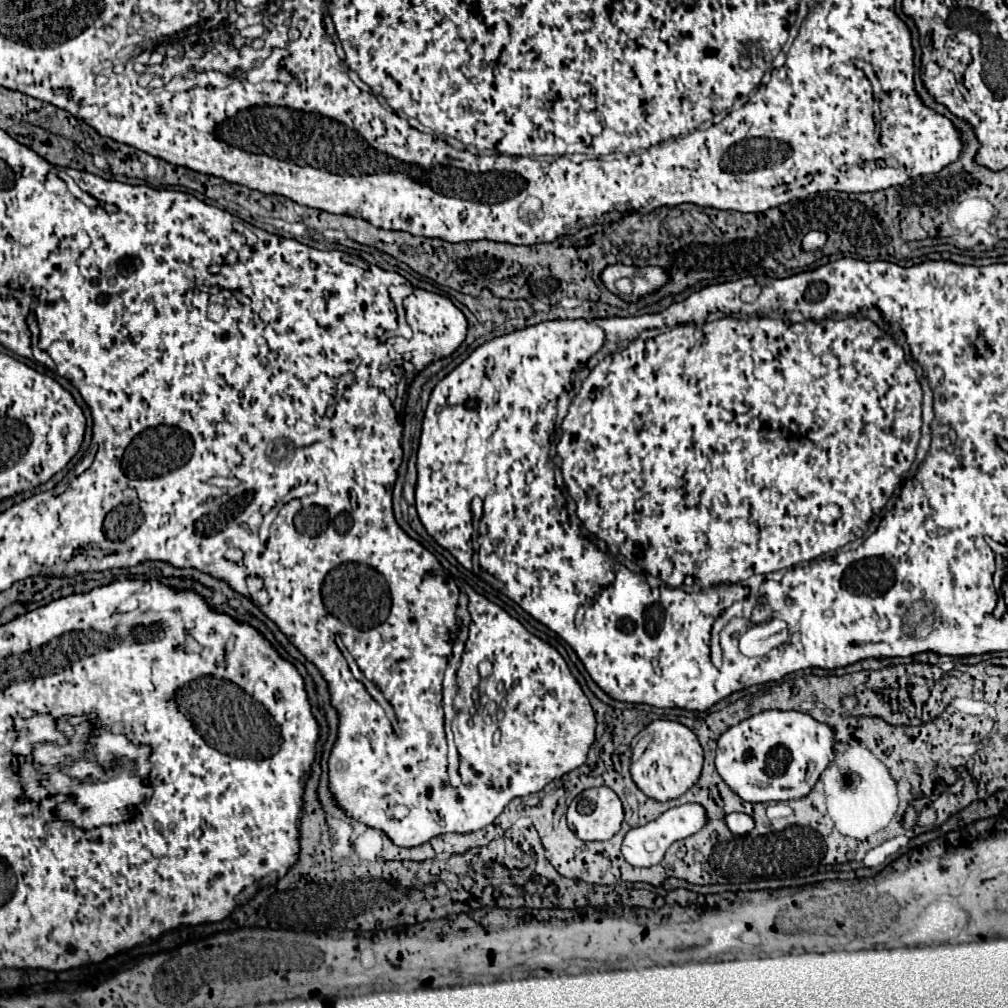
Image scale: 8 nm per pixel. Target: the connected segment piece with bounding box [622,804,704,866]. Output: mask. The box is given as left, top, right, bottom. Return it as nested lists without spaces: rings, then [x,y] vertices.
[[[684,804],[684,806],[678,806],[678,808],[670,808],[658,820],[646,824],[646,826],[632,828],[626,834],[624,842],[622,842],[622,854],[632,866],[654,866],[654,864],[658,864],[662,860],[664,852],[668,850],[668,846],[672,842],[696,834],[702,828],[702,824],[704,824],[704,808],[702,806]]]

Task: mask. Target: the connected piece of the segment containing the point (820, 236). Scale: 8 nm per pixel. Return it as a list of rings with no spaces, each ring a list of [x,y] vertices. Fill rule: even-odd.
[[[810,230],[802,240],[804,250],[816,250],[816,248],[822,248],[824,244],[826,244],[826,234],[820,230]]]

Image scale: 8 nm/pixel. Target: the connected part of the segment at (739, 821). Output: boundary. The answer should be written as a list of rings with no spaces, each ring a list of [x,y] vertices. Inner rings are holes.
[[[736,812],[736,814],[726,816],[726,824],[728,824],[730,832],[734,832],[734,834],[748,834],[754,828],[754,818],[750,814]]]

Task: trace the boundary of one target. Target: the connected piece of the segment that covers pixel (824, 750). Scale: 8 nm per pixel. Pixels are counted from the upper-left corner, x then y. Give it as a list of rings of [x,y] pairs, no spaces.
[[[768,710],[750,716],[748,720],[742,720],[740,724],[728,728],[720,736],[716,750],[716,770],[720,778],[746,802],[792,800],[792,798],[802,798],[812,790],[818,776],[832,760],[832,748],[834,748],[834,734],[830,726],[816,722],[810,714],[794,712],[794,710],[790,712]]]

